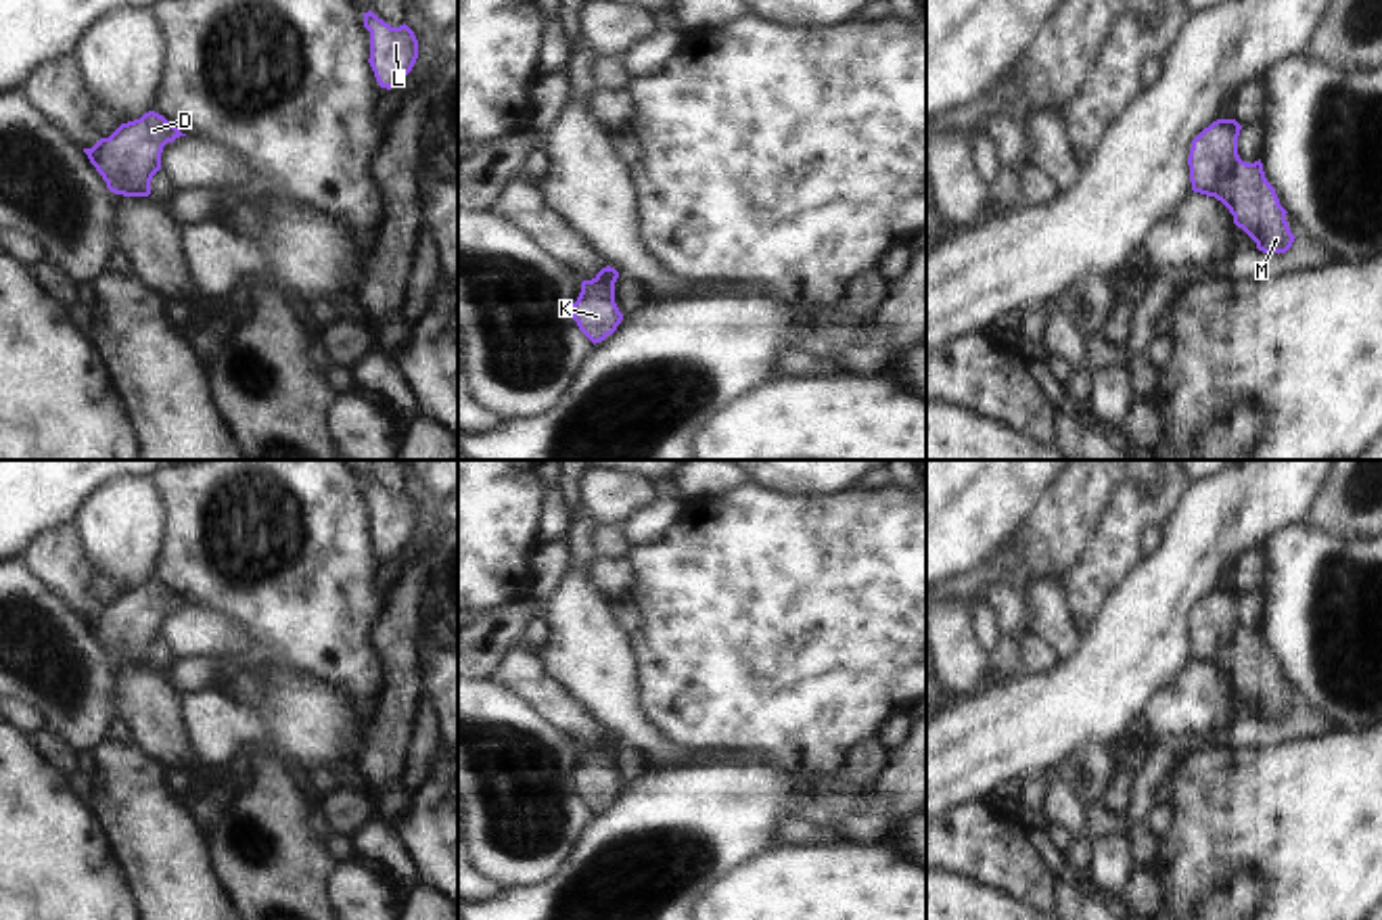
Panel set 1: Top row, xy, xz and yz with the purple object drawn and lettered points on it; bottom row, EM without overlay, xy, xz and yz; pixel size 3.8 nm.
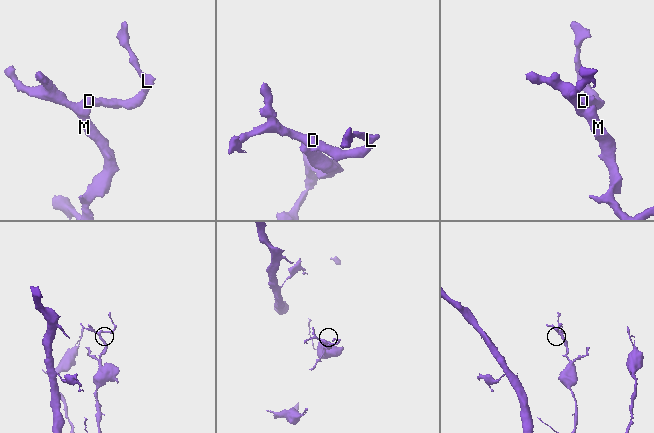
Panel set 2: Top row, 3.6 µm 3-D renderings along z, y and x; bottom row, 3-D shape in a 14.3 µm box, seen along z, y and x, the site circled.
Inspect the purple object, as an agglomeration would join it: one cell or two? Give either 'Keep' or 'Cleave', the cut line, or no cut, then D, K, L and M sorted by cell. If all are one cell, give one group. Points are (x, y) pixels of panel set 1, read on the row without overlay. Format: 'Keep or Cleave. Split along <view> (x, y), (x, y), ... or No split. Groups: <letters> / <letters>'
Cleave. Split along yz (1238, 626), (1236, 634), (1211, 663). Groups: D L / K M

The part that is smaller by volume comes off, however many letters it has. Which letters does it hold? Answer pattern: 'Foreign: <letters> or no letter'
Foreign: D, L

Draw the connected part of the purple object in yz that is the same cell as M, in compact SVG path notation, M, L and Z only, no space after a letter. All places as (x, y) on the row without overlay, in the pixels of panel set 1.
M1238 627L1234 640L1225 644L1213 663L1234 684L1263 721L1286 721L1294 703L1286 690L1275 657L1267 650L1261 627L1246 631Z

